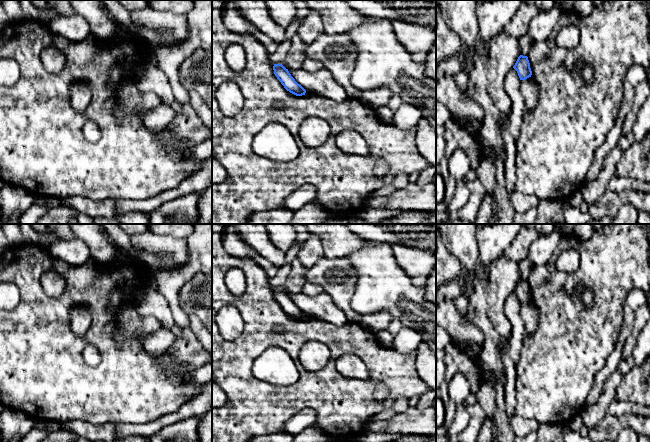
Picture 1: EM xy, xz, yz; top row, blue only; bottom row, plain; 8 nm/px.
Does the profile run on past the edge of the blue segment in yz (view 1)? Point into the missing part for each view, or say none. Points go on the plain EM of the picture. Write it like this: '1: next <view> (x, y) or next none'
1: next yz (529, 313)

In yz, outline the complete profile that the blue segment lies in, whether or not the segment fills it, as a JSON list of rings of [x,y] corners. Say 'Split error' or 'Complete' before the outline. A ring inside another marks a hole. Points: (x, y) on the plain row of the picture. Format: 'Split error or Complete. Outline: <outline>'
Split error. Outline: [[[520,279],[513,290],[521,304],[520,314],[525,325],[524,335],[532,335],[538,329],[538,310],[532,303],[527,280]]]

